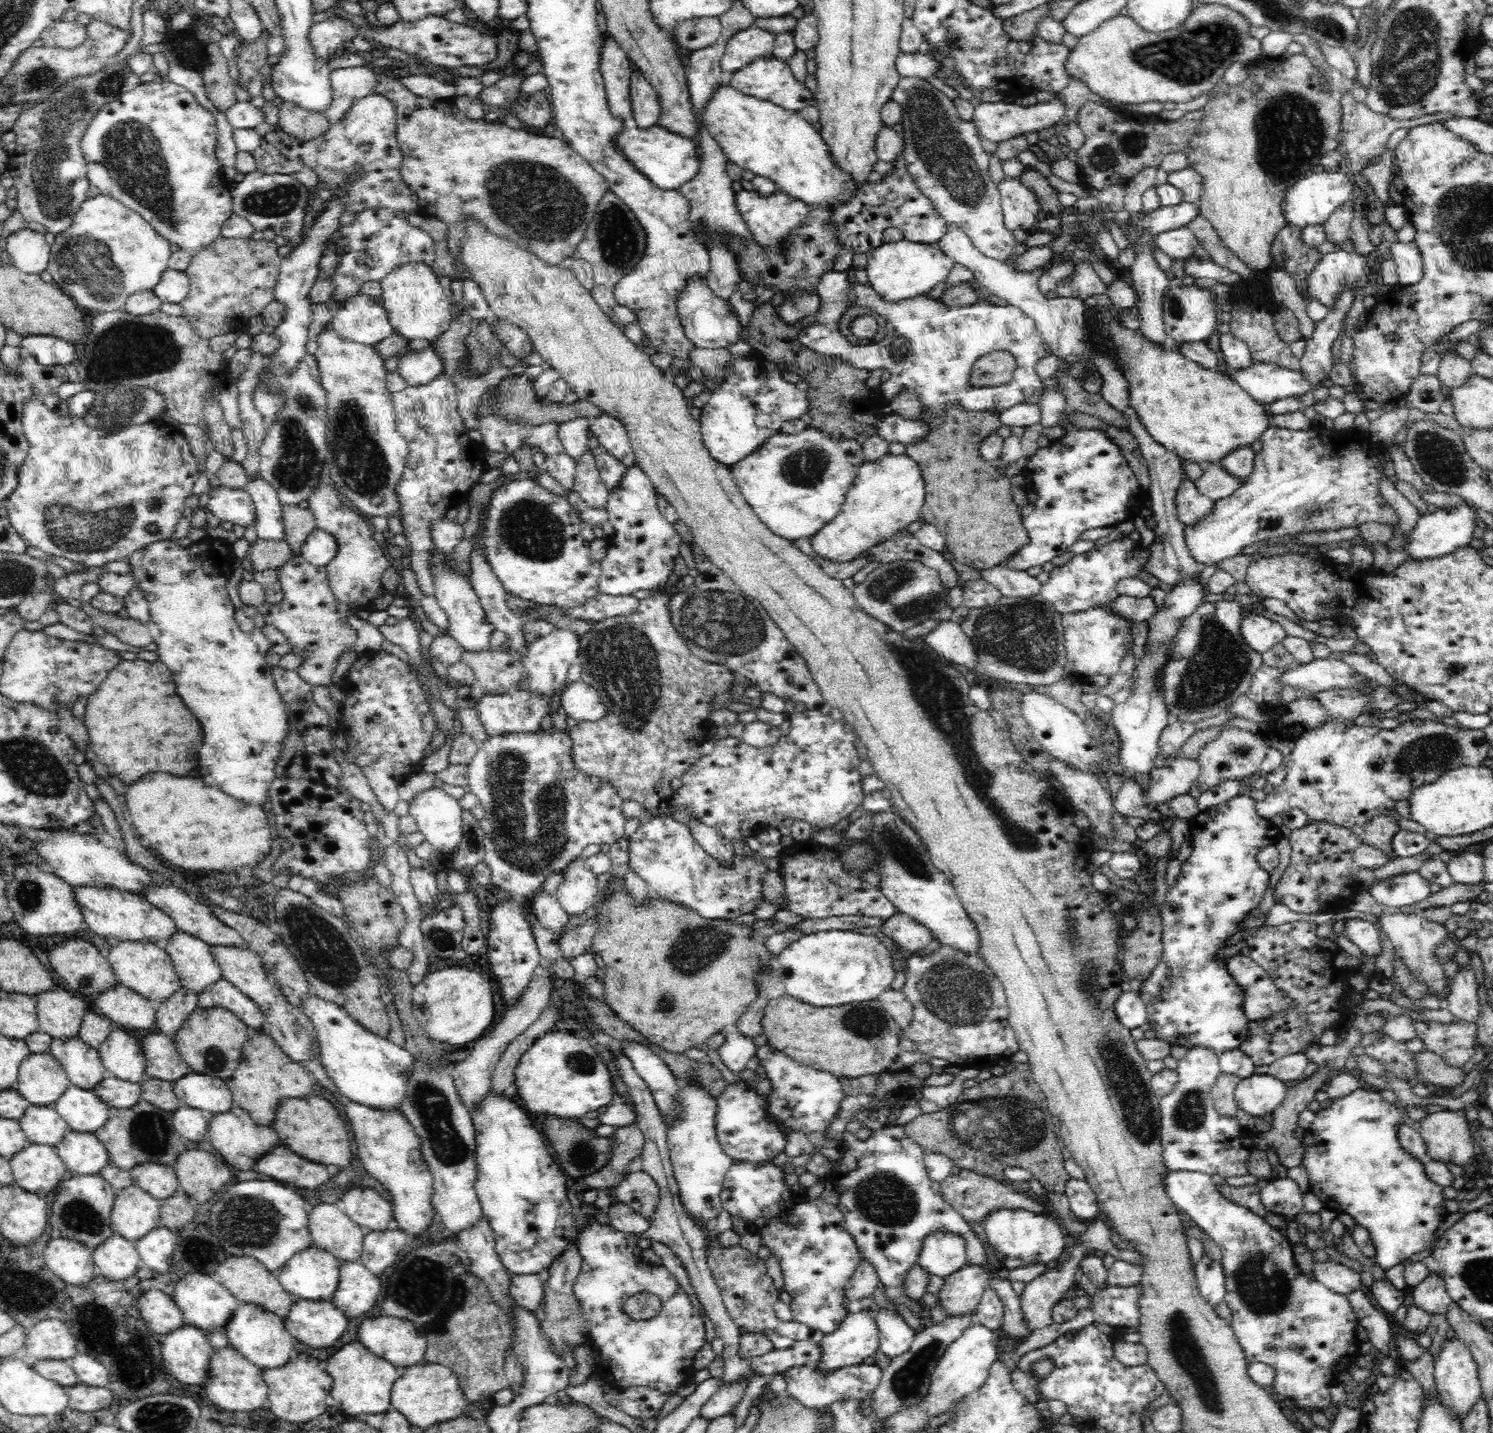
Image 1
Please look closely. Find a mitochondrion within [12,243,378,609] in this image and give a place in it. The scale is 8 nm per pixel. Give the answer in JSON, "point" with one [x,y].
{"point":[138,348]}

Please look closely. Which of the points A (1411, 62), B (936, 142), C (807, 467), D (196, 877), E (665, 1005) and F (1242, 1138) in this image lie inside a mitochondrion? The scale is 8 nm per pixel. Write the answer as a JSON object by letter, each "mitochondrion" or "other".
{"A":"mitochondrion","B":"mitochondrion","C":"mitochondrion","D":"other","E":"mitochondrion","F":"other"}

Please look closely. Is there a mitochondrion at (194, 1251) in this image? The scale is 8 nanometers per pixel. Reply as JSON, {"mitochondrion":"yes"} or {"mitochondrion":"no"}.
{"mitochondrion":"no"}

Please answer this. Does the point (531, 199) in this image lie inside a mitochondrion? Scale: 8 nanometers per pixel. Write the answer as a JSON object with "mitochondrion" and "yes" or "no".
{"mitochondrion":"yes"}

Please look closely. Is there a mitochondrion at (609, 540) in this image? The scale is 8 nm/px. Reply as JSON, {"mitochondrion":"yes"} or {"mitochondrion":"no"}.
{"mitochondrion":"no"}

